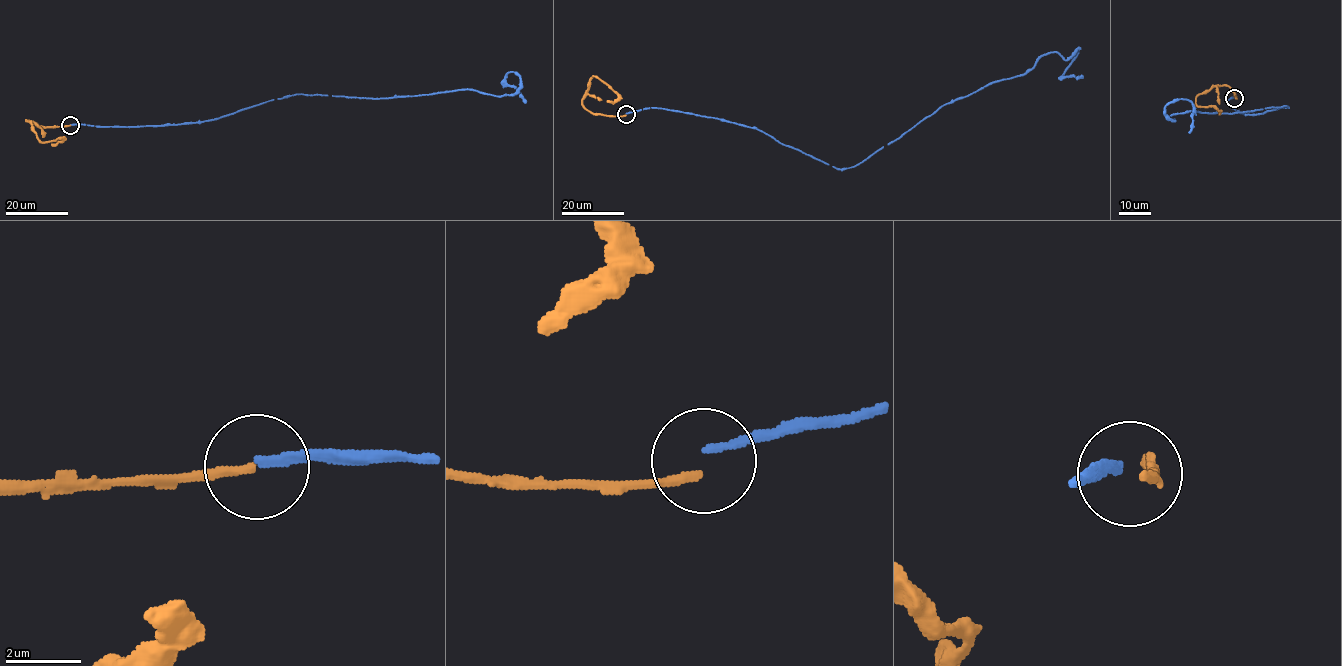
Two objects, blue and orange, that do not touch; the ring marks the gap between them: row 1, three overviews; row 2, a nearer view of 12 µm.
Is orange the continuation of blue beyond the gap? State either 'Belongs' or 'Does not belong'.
Does not belong

